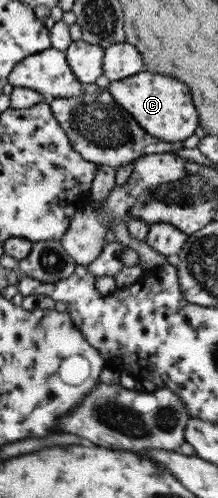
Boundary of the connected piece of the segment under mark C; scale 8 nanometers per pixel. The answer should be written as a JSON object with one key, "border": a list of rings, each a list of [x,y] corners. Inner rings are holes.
{"border":[[[144,70],[122,80],[110,82],[106,90],[148,135],[160,141],[166,141],[166,143],[184,141],[198,127],[198,119],[196,119],[194,105],[190,101],[190,93],[186,85],[176,79],[154,75]]]}

